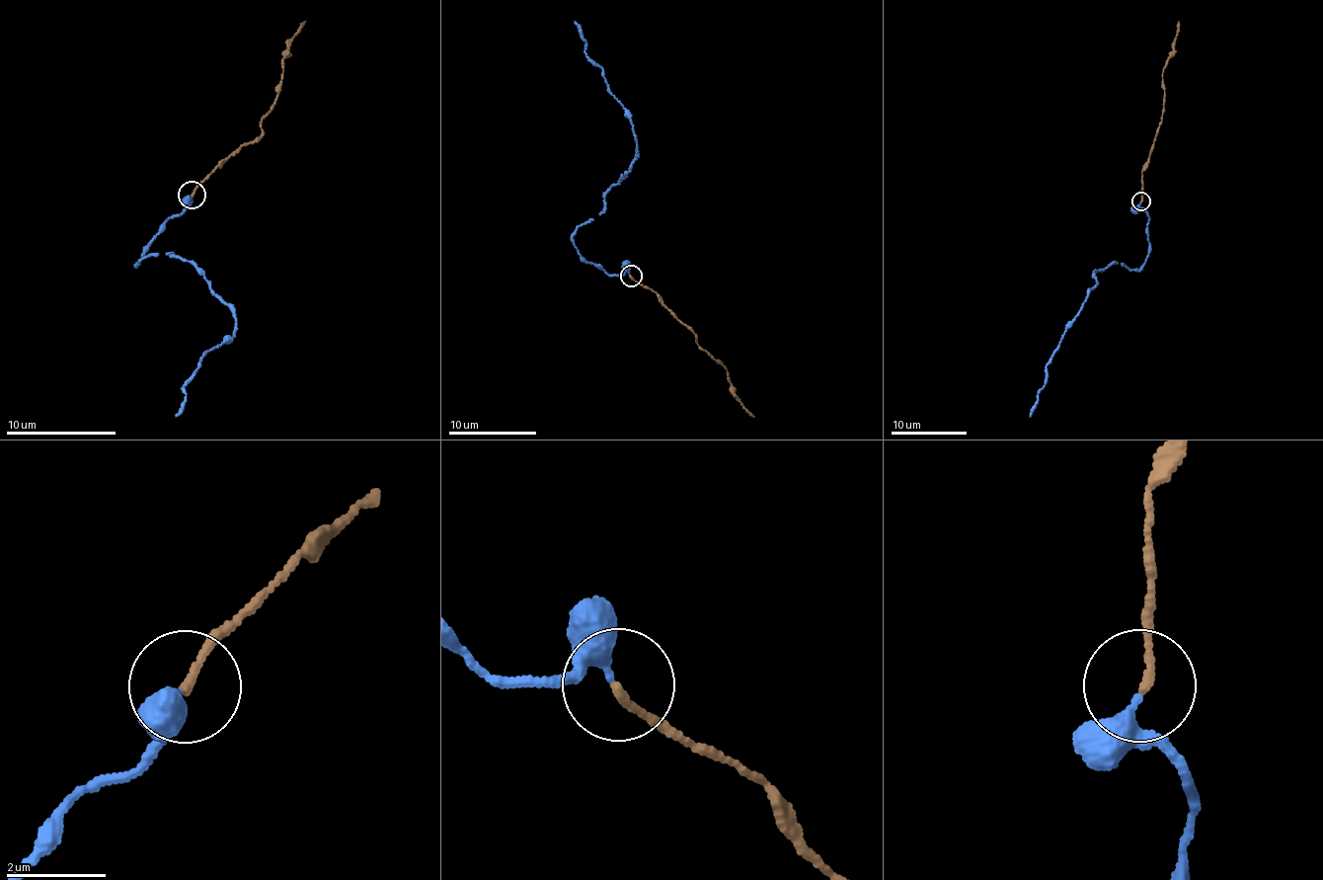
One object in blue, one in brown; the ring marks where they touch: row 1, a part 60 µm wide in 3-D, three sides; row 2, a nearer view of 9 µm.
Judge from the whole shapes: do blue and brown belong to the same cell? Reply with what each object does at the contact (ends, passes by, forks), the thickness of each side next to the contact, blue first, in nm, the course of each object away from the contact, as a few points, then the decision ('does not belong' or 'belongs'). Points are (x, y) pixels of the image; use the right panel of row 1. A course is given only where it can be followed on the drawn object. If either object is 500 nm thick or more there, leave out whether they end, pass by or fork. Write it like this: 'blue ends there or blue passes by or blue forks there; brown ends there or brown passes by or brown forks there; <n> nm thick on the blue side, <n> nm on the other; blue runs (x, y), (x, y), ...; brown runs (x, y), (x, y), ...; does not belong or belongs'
blue passes by; brown ends there; 240 nm thick on the blue side, 160 nm on the other; blue runs (1141, 201), (1149, 220), (1145, 262), (1136, 270), (1117, 262), (1096, 271), (1096, 286), (1048, 364), (1031, 417); brown runs (1141, 200), (1143, 167), (1163, 110), (1163, 68), (1173, 48), (1178, 22); belongs

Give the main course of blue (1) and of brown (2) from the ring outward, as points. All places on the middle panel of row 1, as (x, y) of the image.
1: (629, 276), (608, 275), (576, 248), (573, 234), (601, 214), (637, 147), (630, 114), (608, 91), (574, 22)
2: (631, 276), (636, 282), (659, 296), (694, 333), (700, 348), (728, 372), (739, 400), (754, 416)

